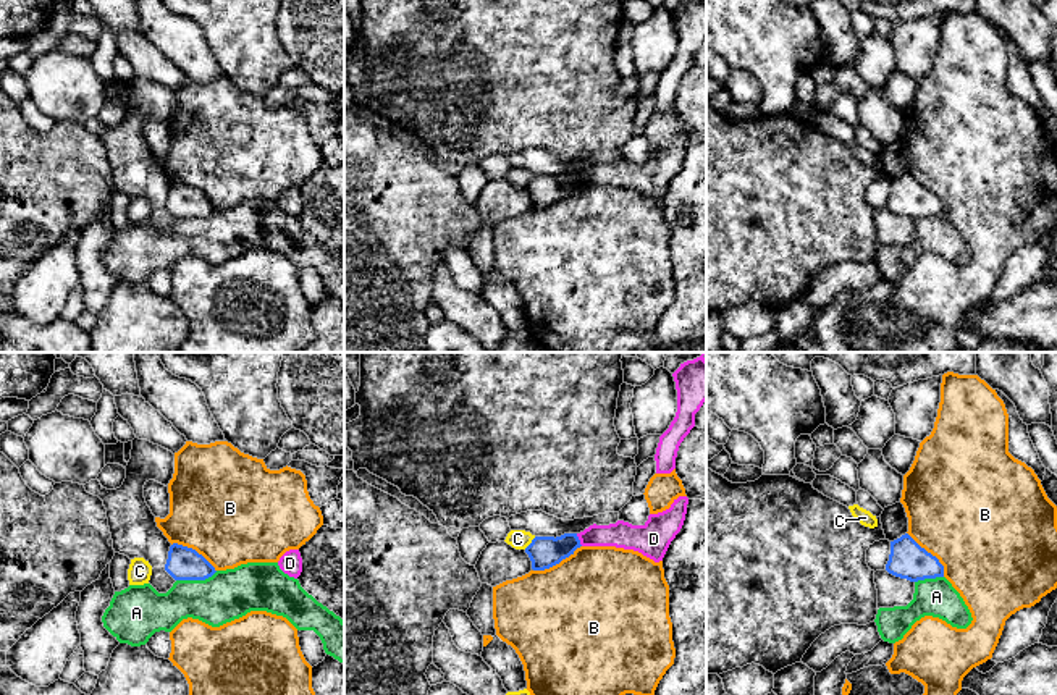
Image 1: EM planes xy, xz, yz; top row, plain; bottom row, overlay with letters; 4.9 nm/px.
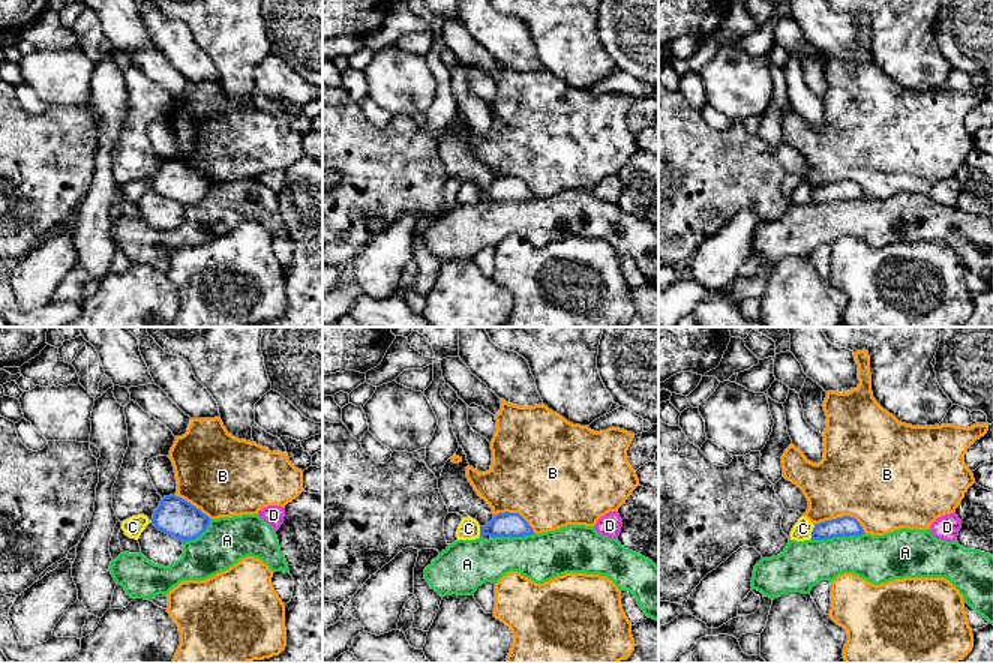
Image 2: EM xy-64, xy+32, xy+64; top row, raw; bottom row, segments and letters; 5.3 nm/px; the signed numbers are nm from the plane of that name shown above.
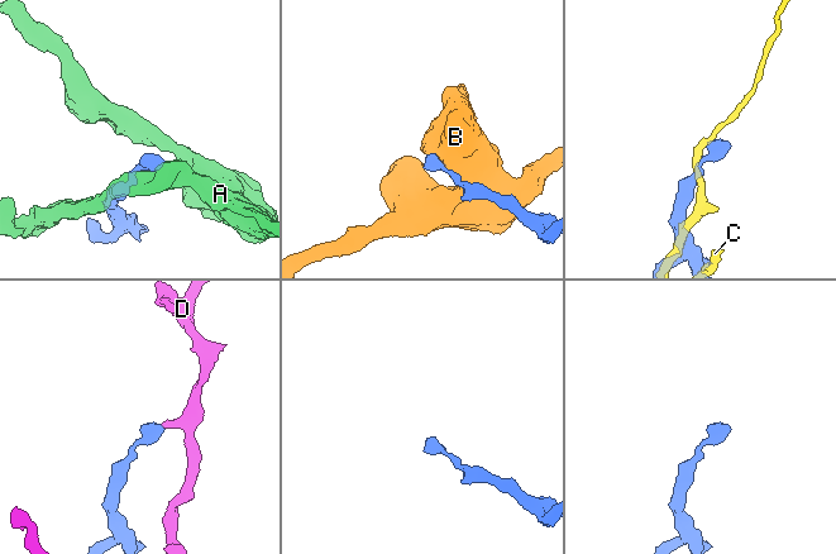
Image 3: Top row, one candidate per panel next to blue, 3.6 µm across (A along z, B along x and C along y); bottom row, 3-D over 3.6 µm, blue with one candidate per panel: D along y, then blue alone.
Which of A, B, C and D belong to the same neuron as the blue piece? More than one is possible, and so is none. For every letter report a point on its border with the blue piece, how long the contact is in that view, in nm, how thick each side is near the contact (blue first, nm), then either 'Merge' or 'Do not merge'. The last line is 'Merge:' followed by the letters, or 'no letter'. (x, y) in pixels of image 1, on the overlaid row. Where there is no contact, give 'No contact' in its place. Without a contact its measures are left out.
A: Touches blue at xy (196, 579). Shared border 220 nm. Thickness 170 nm (blue) against 240 nm. Do not merge
B: Touches blue at xz (556, 563). Shared border 280 nm. Thickness 160 nm (blue) against 480 nm. Do not merge
C: Touches blue at xz (530, 543). Shared border 90 nm. Thickness 160 nm (blue) against 100 nm. Do not merge
D: Touches blue at xz (579, 540). Shared border 70 nm. Thickness 160 nm (blue) against 130 nm. Do not merge
Merge: no letter

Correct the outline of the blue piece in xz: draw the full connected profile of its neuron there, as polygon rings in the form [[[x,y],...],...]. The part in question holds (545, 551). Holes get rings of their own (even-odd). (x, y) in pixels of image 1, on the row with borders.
[[[564,533],[556,538],[535,537],[532,543],[525,548],[525,553],[532,561],[533,571],[545,571],[574,554],[574,551],[580,546],[582,545],[577,533]]]

